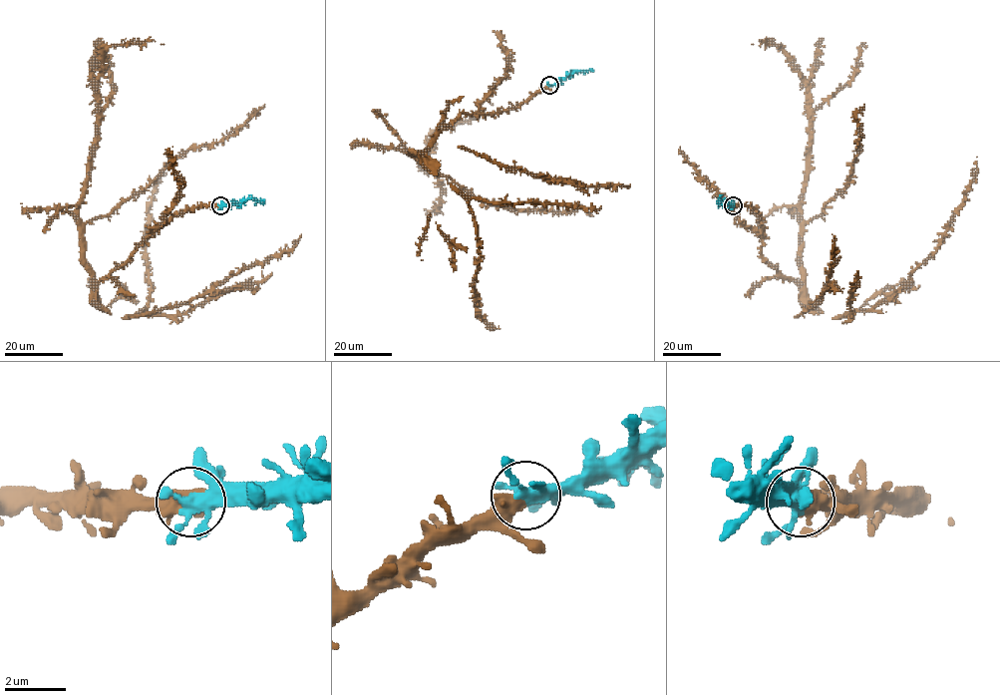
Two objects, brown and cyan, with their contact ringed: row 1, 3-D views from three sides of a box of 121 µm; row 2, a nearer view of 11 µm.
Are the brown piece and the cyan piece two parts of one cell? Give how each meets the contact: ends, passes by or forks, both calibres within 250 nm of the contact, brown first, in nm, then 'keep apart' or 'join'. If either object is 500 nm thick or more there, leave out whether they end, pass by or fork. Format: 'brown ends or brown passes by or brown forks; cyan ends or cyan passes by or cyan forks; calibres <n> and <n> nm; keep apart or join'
calibres 550 and 340 nm; join

